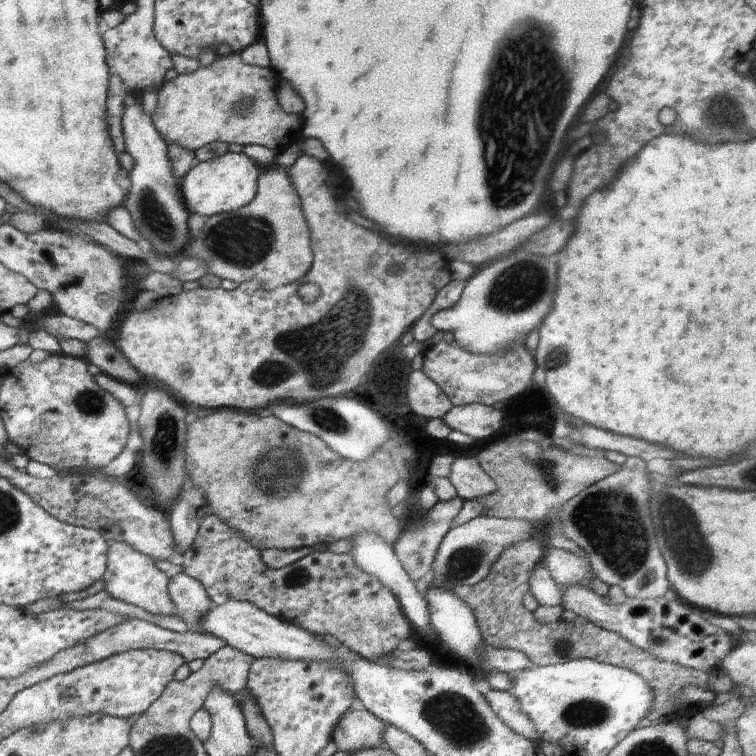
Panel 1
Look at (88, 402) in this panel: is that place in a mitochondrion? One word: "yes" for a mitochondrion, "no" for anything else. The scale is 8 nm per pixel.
yes

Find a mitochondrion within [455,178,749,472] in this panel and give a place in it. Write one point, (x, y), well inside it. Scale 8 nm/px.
(520, 287)

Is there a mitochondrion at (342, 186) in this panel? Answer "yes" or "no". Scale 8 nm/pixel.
no

